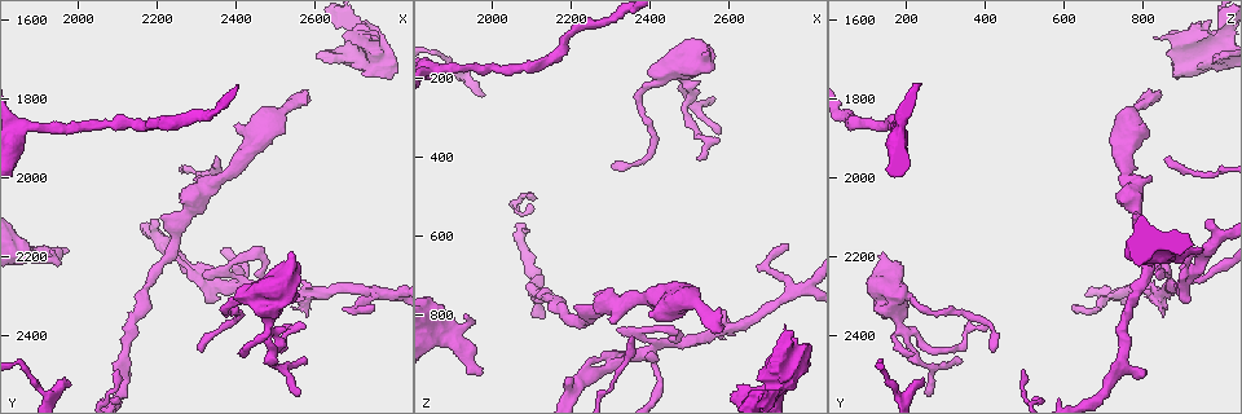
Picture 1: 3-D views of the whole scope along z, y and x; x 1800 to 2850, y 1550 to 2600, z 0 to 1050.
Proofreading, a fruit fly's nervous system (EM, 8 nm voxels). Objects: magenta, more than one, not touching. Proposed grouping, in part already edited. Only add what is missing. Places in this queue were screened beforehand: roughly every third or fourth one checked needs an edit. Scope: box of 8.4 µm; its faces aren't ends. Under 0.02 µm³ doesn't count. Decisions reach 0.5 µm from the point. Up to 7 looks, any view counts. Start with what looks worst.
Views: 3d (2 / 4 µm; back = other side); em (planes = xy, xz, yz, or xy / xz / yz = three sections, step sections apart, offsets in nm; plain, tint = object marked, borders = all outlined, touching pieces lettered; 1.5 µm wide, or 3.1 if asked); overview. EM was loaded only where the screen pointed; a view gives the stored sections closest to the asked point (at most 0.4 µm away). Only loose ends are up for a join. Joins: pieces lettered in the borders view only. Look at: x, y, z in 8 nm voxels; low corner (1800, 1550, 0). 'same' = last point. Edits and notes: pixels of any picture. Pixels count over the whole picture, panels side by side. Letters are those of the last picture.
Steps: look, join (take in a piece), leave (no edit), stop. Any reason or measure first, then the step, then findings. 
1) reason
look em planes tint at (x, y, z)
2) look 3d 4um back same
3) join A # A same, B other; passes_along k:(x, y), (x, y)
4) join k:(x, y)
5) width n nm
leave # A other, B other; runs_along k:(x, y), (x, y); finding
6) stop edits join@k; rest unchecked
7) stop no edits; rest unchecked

an open end
look em xy step 4 borders at (1965, 2180, 945)

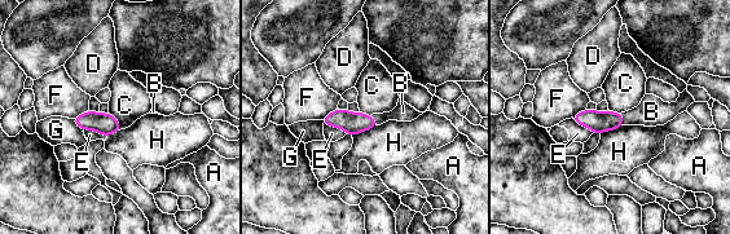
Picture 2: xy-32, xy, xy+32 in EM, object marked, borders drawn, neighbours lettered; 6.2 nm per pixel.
longest_contact H 170 nm
join B # A other, B same, C other, D other, E other, F other, G other, H other; passes_along 2:(597, 122), (621, 119), (651, 111); the cell continues

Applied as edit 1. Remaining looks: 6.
look overview

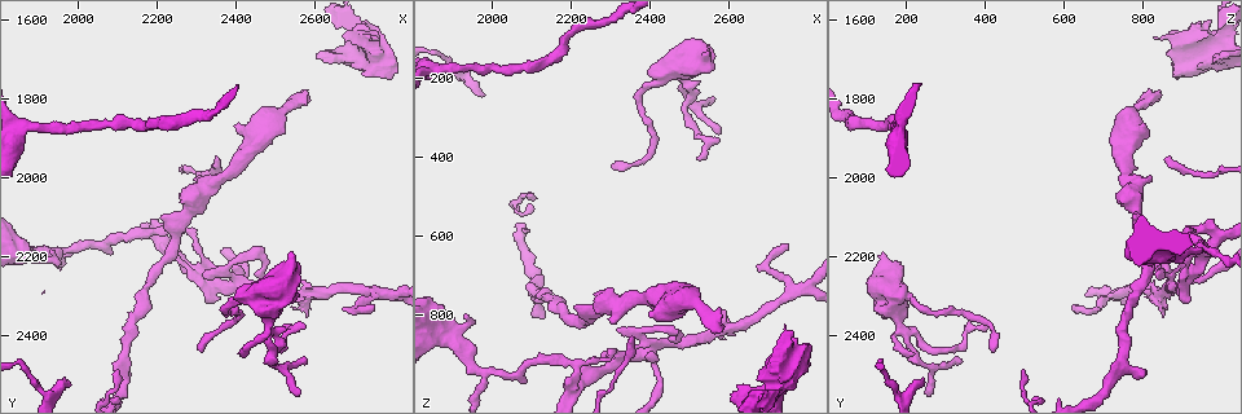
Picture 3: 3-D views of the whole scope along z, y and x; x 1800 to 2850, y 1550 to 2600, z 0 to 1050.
an open end
look em yz step 8 borders at (2570, 1780, 845)

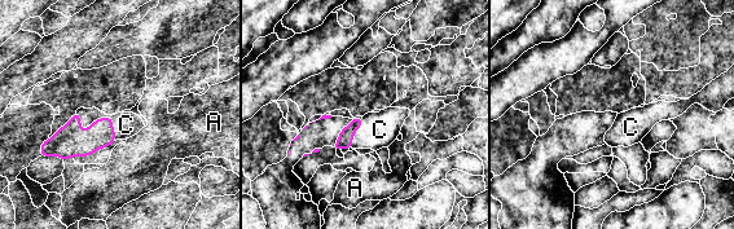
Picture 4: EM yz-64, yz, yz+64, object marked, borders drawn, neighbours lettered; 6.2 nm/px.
join C # A other, C same; the cell continues

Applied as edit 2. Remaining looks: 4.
an open end
look em xy step 8 tint at (2535, 2190, 140)

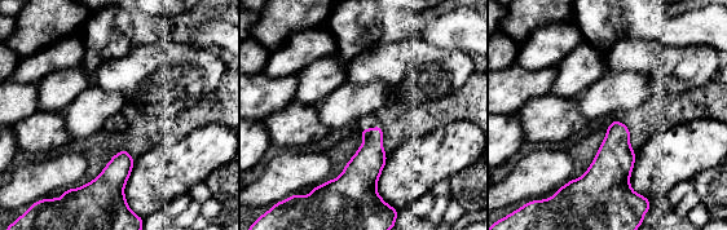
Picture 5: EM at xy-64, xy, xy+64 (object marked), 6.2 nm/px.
look em planes borders same

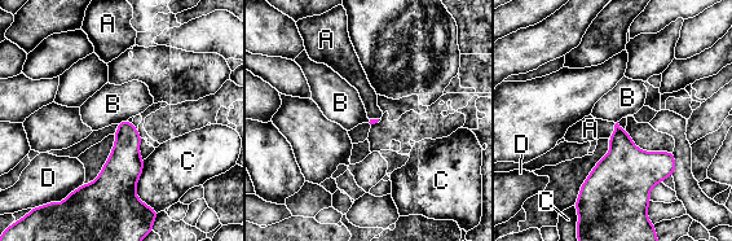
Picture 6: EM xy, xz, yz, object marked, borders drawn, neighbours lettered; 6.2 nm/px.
join A # A same, B other, C other, D other; it goes on there

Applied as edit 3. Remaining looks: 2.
stop edits join@2, join@4, join@6; rest unchecked

